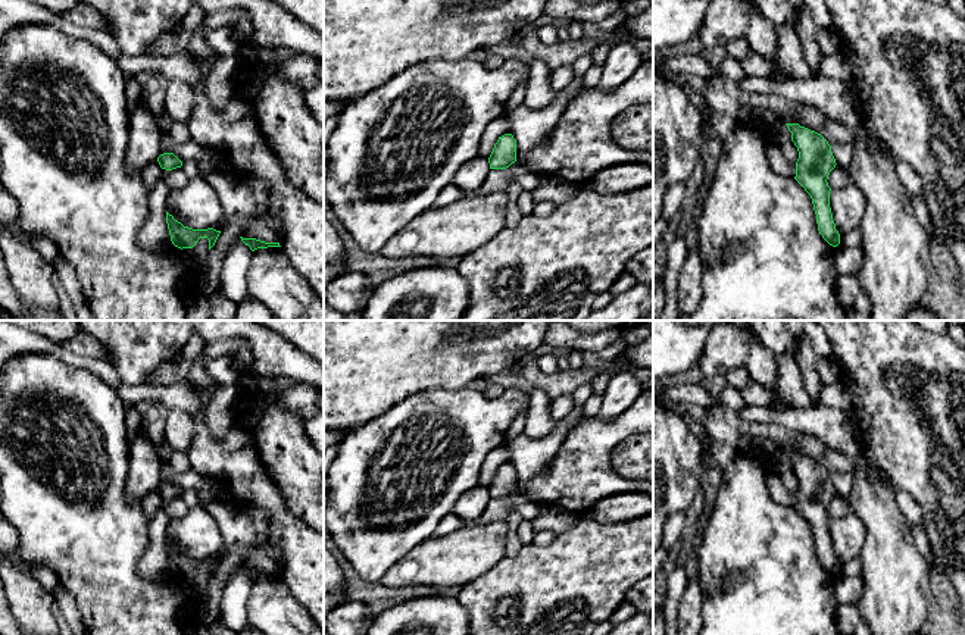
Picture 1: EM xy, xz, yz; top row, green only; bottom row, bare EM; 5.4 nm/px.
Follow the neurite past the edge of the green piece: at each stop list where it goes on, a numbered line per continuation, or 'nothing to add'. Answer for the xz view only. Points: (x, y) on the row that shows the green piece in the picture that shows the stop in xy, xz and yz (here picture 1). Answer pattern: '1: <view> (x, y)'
nothing to add

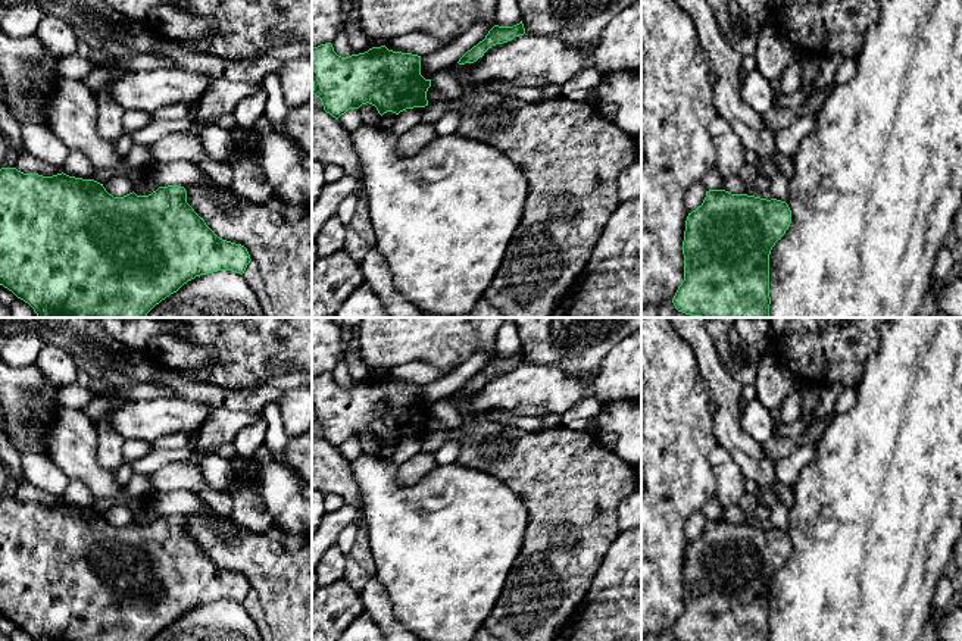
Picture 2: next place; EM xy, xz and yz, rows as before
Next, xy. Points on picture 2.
nothing to add

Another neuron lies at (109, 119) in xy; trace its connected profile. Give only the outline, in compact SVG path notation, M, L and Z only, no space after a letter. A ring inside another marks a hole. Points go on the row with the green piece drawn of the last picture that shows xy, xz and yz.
M109 79L97 93L99 113L96 126L101 138L118 141L125 132L122 116L125 110L110 94L112 79Z

